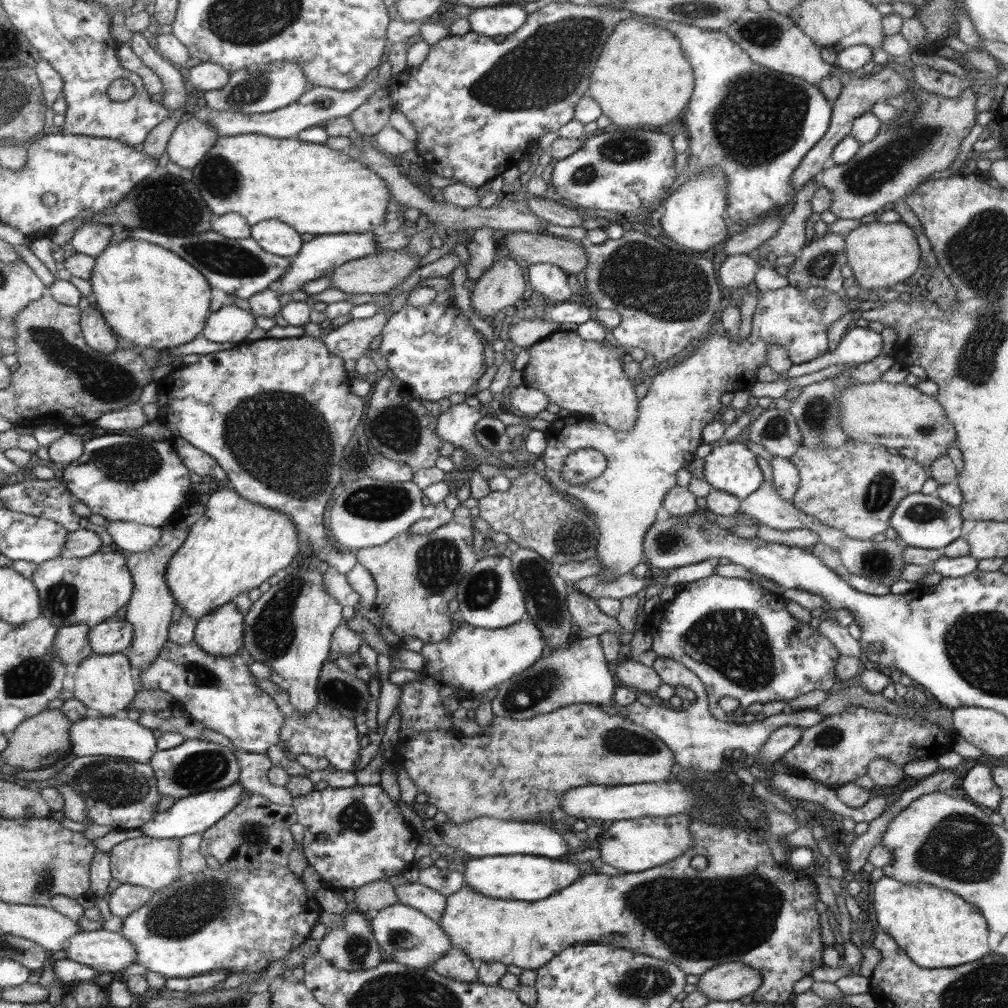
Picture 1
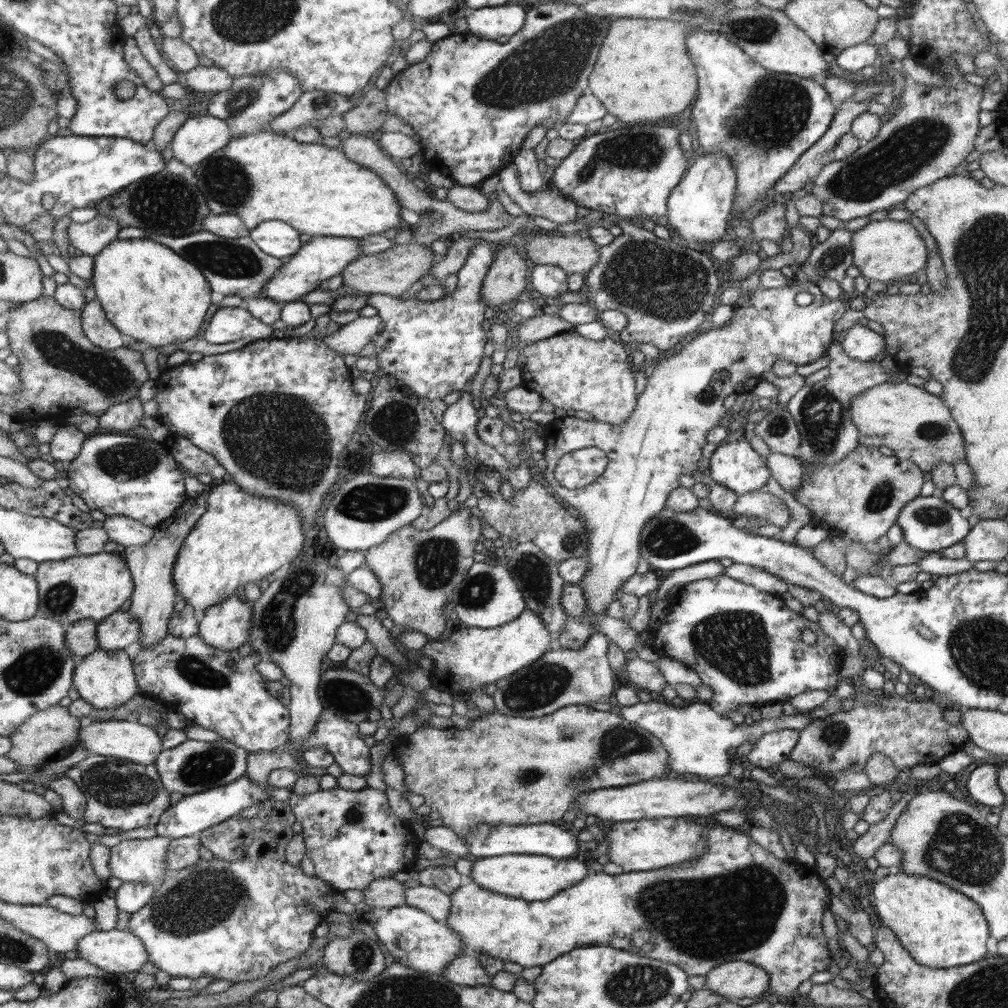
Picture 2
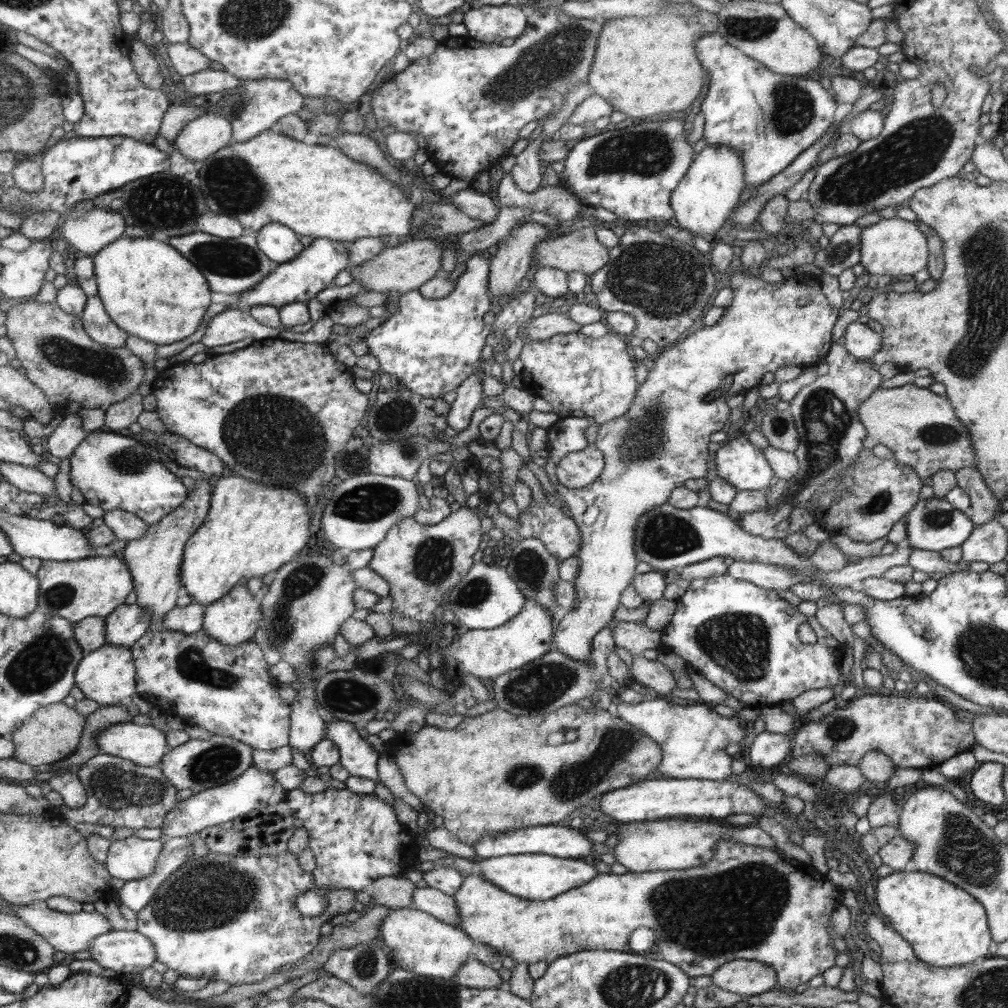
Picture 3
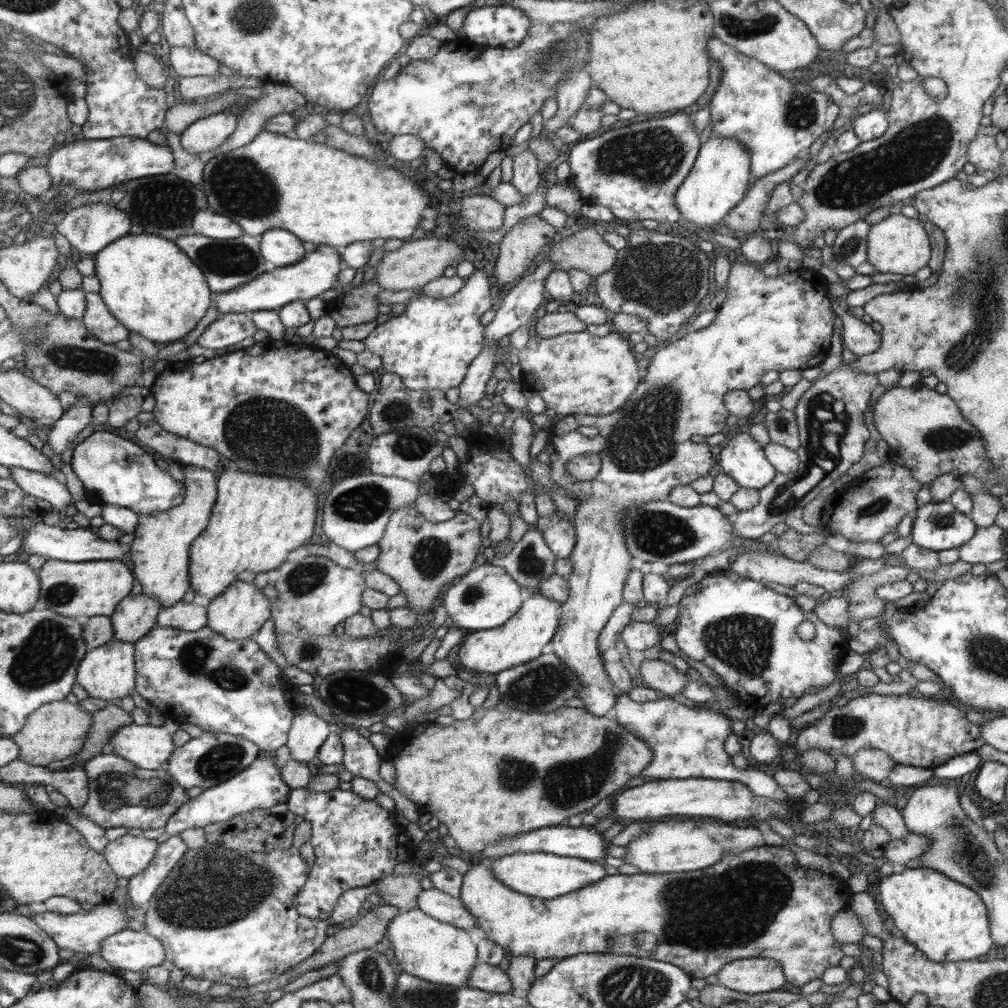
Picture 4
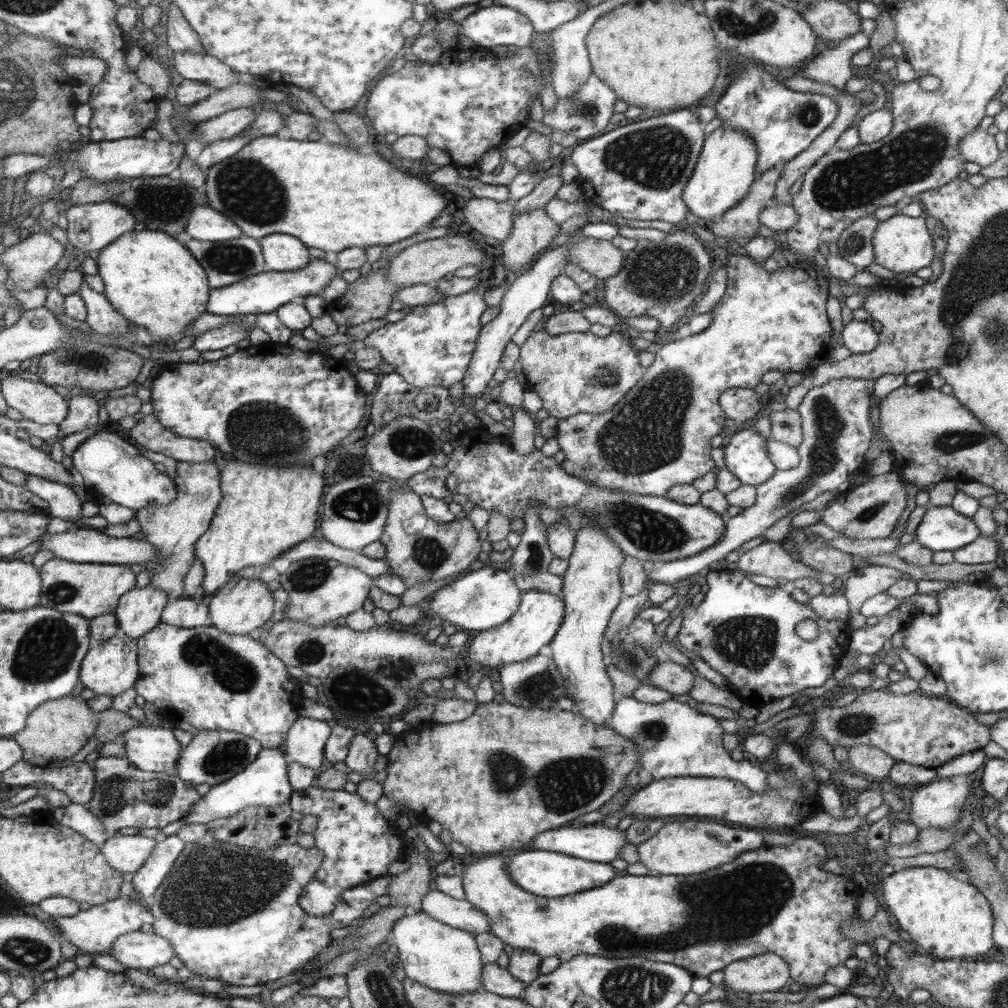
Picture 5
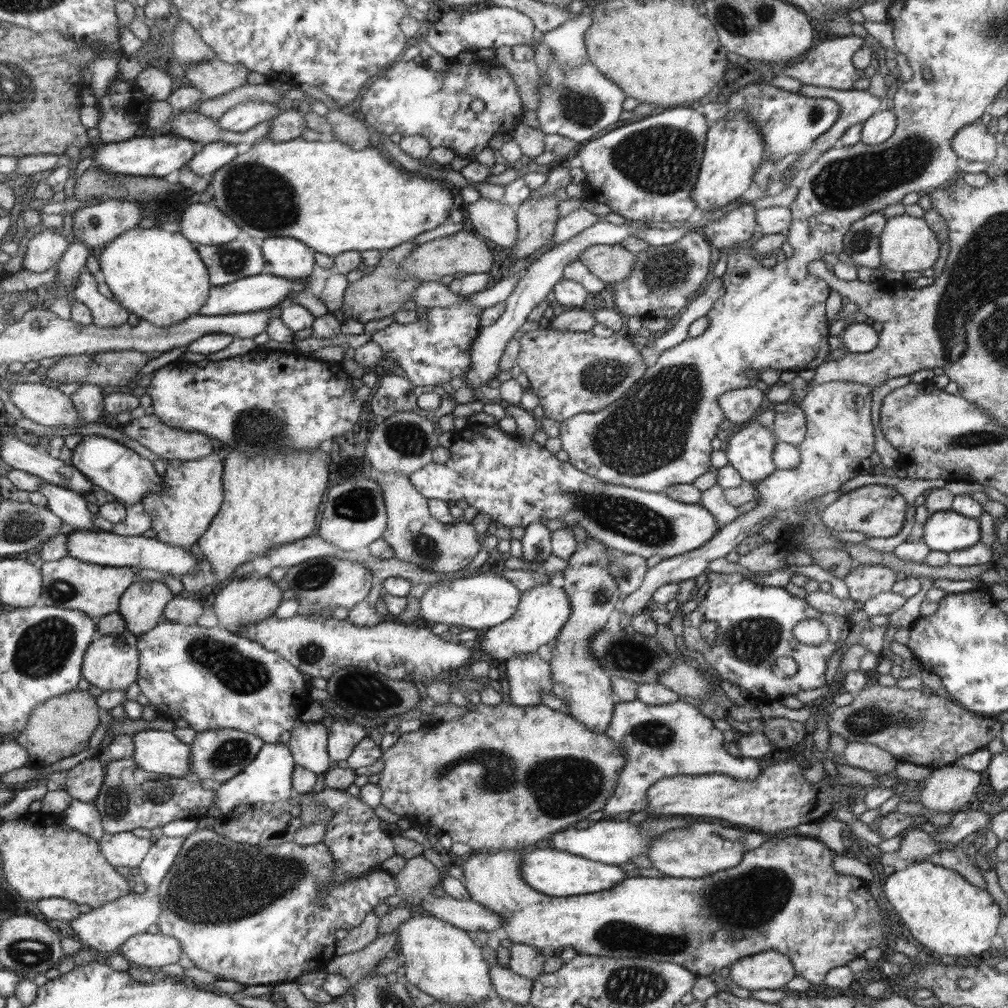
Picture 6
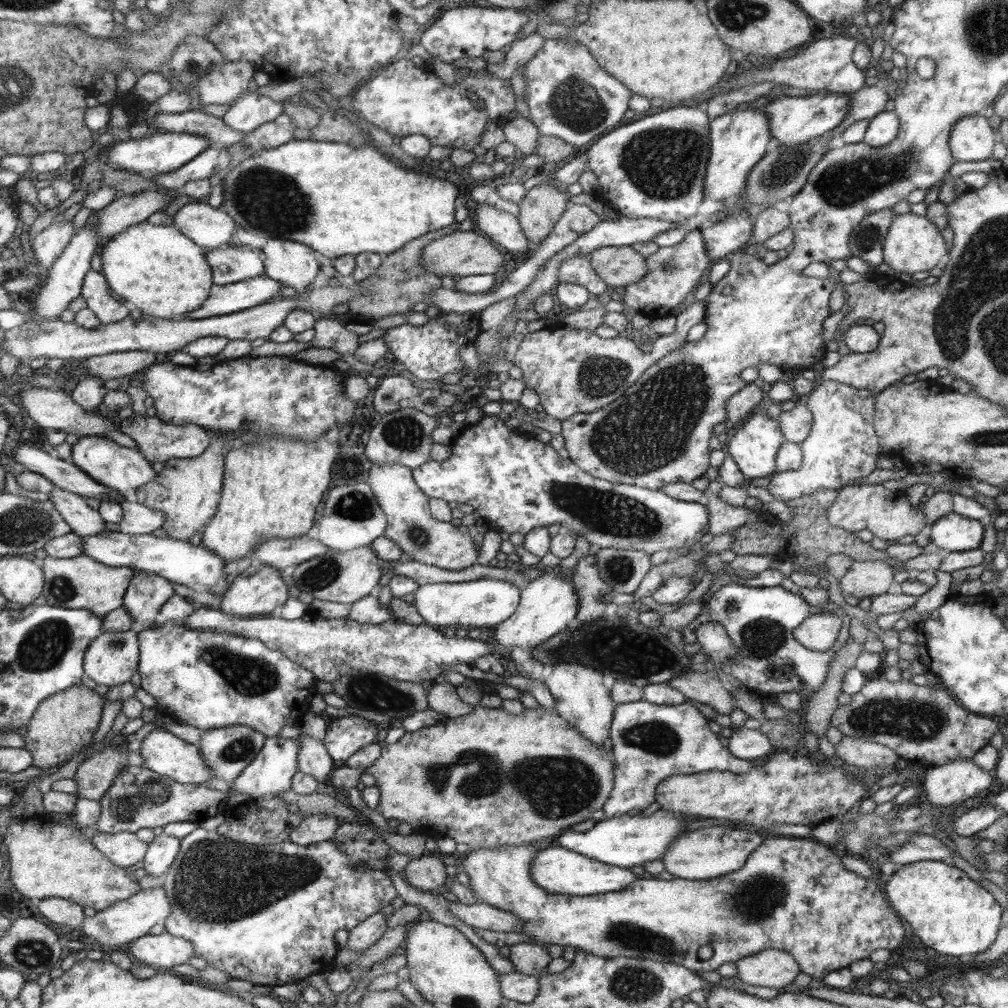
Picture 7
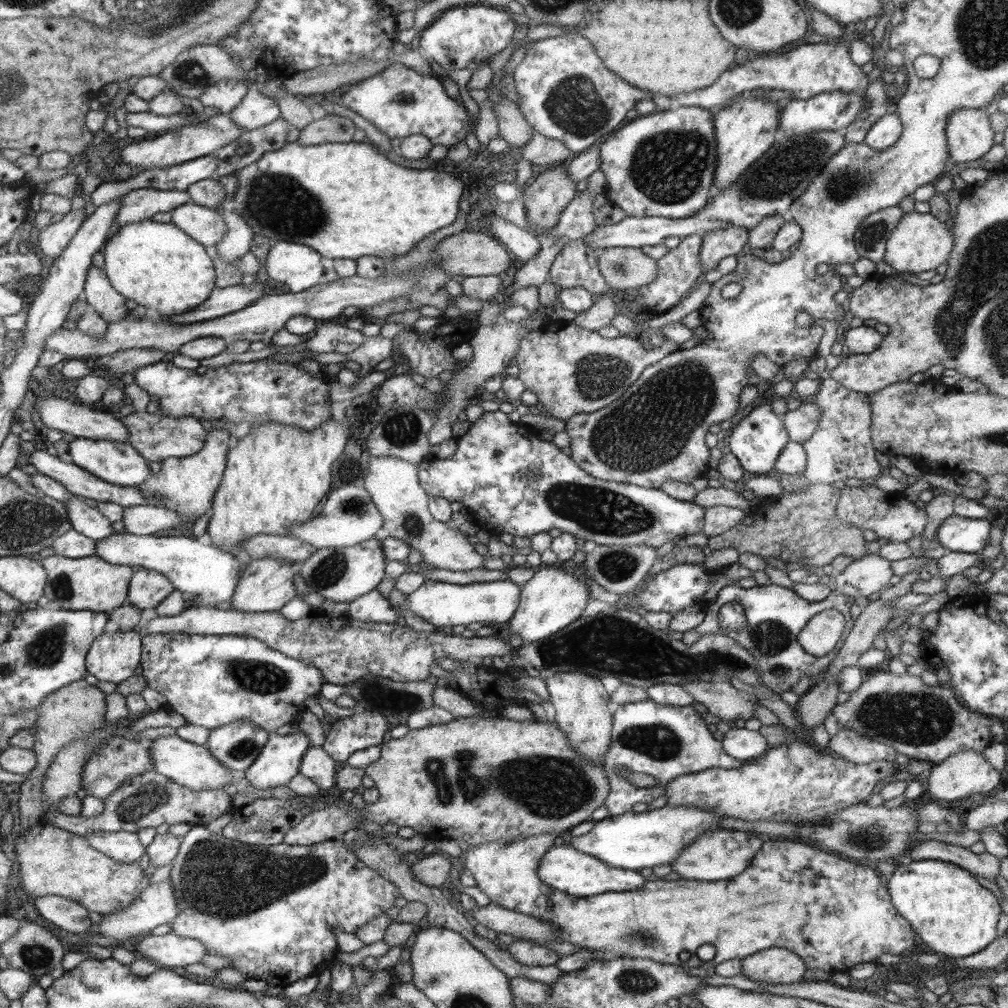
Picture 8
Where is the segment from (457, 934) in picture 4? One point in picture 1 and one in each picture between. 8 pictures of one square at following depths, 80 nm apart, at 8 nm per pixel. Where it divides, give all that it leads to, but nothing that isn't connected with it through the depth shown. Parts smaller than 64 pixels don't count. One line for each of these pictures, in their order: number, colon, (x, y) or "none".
1: (408, 936)
2: (413, 938)
3: (419, 942)

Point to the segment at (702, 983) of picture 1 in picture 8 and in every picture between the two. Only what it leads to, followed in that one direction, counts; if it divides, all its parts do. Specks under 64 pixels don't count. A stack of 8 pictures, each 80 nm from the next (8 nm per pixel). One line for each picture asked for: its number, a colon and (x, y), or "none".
2: (736, 979)
3: (745, 977)
4: (754, 975)
5: (769, 972)
6: (770, 970)
7: (775, 968)
8: (775, 965)

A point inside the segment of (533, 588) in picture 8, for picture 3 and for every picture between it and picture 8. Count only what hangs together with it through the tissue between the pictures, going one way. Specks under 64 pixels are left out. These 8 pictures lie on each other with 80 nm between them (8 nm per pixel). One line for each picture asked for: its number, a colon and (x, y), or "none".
3: (482, 653)
4: (521, 639)
5: (540, 615)
6: (544, 610)
7: (549, 605)

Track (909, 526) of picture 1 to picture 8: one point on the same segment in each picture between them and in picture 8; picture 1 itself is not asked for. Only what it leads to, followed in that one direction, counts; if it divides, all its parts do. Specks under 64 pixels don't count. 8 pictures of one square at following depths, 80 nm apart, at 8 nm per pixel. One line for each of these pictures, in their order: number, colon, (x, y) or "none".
2: (929, 523)
3: (933, 524)
4: (938, 526)
5: (942, 528)
6: (946, 531)
7: (953, 532)
8: (958, 534)

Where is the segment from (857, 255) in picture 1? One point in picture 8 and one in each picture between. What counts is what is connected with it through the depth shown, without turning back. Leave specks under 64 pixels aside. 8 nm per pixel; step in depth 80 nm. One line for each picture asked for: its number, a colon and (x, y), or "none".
2: (885, 250)
3: (892, 246)
4: (897, 244)
5: (902, 243)
6: (906, 244)
7: (912, 244)
8: (919, 242)

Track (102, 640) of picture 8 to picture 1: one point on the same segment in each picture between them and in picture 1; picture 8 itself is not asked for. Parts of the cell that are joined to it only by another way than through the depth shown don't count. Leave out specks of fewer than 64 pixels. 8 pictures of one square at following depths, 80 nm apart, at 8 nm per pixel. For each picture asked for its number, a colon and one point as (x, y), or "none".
1: (104, 683)
2: (105, 679)
3: (106, 675)
4: (107, 672)
5: (110, 668)
6: (111, 662)
7: (112, 659)

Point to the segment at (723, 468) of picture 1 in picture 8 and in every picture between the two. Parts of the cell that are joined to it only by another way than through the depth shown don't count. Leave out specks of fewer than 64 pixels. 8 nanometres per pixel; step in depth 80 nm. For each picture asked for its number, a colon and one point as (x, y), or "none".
2: (735, 465)
3: (745, 467)
4: (742, 458)
5: (746, 454)
6: (750, 451)
7: (755, 446)
8: (757, 442)

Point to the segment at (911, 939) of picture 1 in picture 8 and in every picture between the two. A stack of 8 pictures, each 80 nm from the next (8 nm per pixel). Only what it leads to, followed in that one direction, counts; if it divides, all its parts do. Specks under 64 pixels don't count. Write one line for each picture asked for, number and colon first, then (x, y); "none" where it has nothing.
2: (941, 928)
3: (947, 927)
4: (947, 921)
5: (946, 918)
6: (946, 913)
7: (948, 911)
8: (952, 913)

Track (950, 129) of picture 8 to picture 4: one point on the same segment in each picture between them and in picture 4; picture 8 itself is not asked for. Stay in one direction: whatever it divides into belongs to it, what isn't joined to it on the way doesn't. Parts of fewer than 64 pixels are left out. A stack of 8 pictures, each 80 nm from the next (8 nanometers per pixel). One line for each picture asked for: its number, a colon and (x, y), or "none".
4: (983, 152)
5: (979, 146)
6: (972, 143)
7: (971, 139)

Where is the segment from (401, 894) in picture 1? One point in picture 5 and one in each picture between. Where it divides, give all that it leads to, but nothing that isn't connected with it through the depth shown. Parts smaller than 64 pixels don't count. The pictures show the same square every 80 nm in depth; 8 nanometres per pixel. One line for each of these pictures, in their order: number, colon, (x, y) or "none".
2: (437, 904)
3: (441, 906)
4: (443, 907)
5: (460, 914)

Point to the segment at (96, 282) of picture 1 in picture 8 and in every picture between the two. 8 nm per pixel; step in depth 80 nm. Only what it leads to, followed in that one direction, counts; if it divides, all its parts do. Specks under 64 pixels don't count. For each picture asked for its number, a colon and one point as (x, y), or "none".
2: (153, 296)
3: (150, 290)
4: (150, 285)
5: (150, 277)
6: (157, 275)
7: (157, 269)
8: (157, 265)

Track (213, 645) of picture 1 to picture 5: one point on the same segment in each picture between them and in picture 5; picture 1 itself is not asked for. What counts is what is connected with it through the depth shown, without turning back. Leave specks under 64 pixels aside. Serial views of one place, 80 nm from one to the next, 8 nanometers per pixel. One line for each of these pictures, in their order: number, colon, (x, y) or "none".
2: (226, 626)
3: (234, 619)
4: (240, 611)
5: (243, 605)

